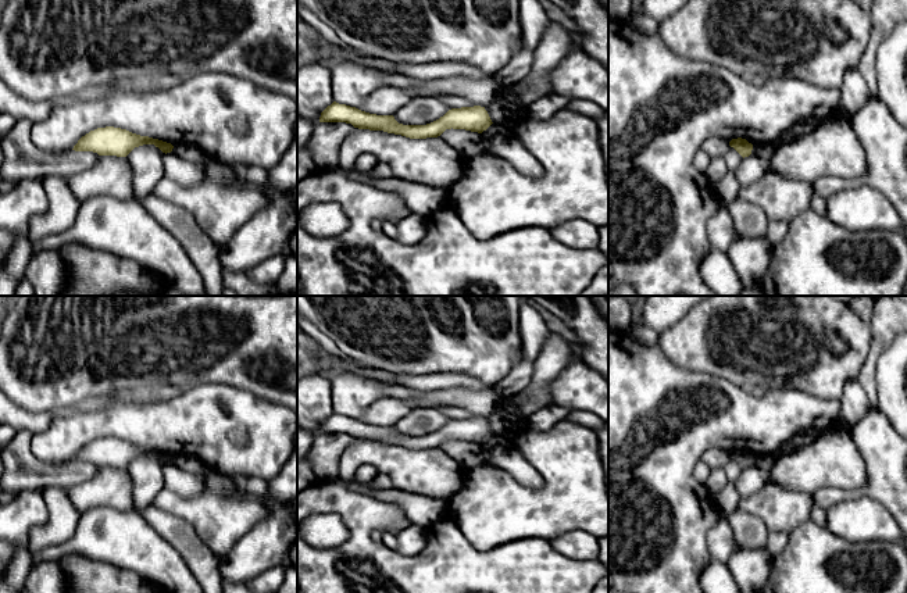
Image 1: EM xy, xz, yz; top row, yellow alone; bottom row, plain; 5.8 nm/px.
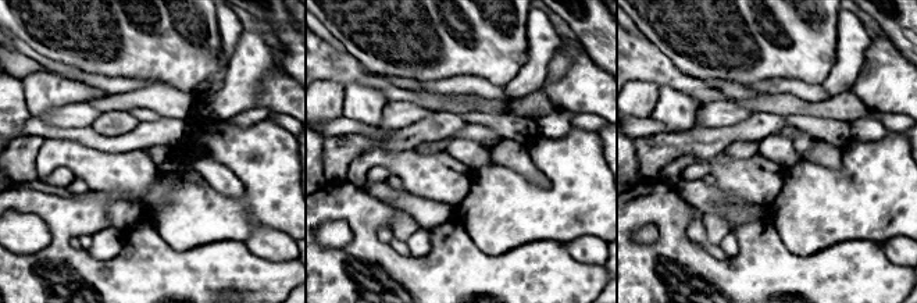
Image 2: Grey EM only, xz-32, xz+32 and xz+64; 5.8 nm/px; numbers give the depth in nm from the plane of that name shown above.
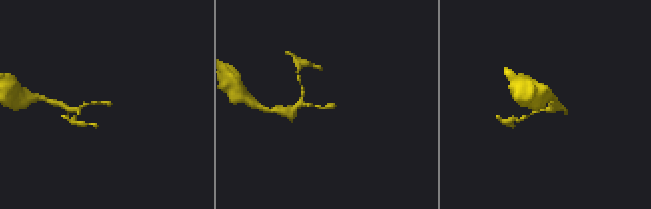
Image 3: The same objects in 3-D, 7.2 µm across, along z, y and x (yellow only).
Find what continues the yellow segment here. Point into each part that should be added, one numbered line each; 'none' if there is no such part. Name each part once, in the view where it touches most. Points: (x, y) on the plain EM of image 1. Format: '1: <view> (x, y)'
none

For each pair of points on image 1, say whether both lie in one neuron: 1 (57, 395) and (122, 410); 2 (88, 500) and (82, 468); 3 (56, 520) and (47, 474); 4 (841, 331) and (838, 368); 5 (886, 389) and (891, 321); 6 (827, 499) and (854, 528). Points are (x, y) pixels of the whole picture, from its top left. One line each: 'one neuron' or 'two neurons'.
1: two neurons
2: two neurons
3: two neurons
4: one neuron
5: two neurons
6: two neurons

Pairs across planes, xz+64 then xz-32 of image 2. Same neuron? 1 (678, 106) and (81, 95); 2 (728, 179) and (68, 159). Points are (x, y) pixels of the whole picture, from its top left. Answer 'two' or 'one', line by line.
1: one
2: one

